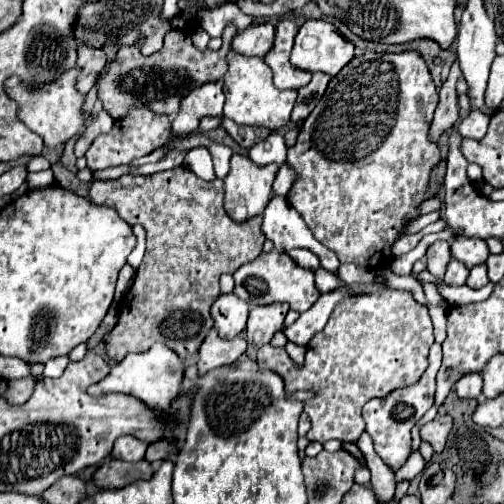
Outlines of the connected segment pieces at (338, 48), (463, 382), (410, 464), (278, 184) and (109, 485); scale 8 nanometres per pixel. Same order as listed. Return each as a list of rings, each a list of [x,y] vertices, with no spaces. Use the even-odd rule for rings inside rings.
[[[307,21],[291,51],[293,67],[305,71],[325,71],[335,77],[353,59],[353,43],[335,31],[327,21]]]
[[[469,373],[463,375],[457,383],[455,383],[455,393],[461,399],[475,399],[481,395],[481,375],[479,373]]]
[[[415,451],[409,459],[407,459],[407,463],[401,467],[401,469],[397,469],[395,471],[395,477],[397,477],[397,483],[401,483],[401,481],[405,481],[405,479],[413,479],[415,475],[419,475],[423,469],[425,469],[425,465],[423,465],[425,461],[423,461],[423,457],[419,455],[419,451]]]
[[[283,163],[281,169],[279,169],[279,173],[277,173],[277,177],[275,177],[275,183],[273,183],[275,195],[287,197],[287,193],[293,187],[293,183],[295,183],[295,171],[287,163]]]
[[[107,459],[93,473],[91,481],[99,489],[117,489],[117,487],[125,487],[125,485],[139,481],[139,479],[149,479],[151,475],[153,475],[153,467],[147,461],[127,463],[127,461]]]

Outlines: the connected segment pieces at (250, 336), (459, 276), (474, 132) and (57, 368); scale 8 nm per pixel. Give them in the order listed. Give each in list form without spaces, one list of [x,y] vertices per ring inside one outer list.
[[[285,303],[253,307],[249,313],[247,327],[245,327],[247,341],[253,343],[255,347],[267,345],[271,341],[271,337],[283,327],[287,311],[289,311],[289,305],[285,305]]]
[[[451,259],[443,277],[443,283],[447,285],[465,285],[469,271],[463,267],[463,263],[457,263],[457,259]]]
[[[471,111],[457,127],[457,131],[463,135],[463,137],[473,137],[473,139],[481,139],[487,131],[487,125],[489,125],[489,117],[483,115],[481,111]]]
[[[55,357],[55,359],[47,361],[43,375],[45,375],[45,377],[59,377],[59,375],[65,371],[67,363],[69,363],[67,357]]]

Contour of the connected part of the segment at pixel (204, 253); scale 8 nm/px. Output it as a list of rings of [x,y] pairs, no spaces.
[[[175,167],[153,175],[127,173],[113,181],[95,181],[89,189],[91,203],[113,207],[123,221],[129,225],[143,225],[147,231],[147,249],[141,267],[137,269],[135,281],[127,291],[119,307],[119,321],[105,341],[105,353],[111,361],[119,363],[127,353],[149,351],[153,343],[163,343],[173,347],[173,351],[183,359],[191,359],[201,347],[207,333],[213,329],[213,319],[209,315],[211,303],[219,297],[219,277],[223,273],[233,273],[241,265],[257,259],[265,237],[261,233],[261,217],[253,217],[247,223],[235,223],[223,209],[223,181],[215,179],[211,183],[199,179],[185,167]]]

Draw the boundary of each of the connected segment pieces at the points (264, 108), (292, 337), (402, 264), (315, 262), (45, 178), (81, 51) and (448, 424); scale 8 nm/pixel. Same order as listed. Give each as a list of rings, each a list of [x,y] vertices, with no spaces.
[[[231,51],[227,55],[227,73],[223,77],[225,97],[224,117],[230,118],[239,125],[265,125],[269,129],[281,129],[289,123],[291,109],[297,99],[297,91],[279,91],[273,87],[273,73],[269,65],[259,57],[247,57]]]
[[[347,287],[321,295],[321,297],[317,299],[317,303],[315,303],[313,309],[301,313],[301,317],[299,317],[293,325],[287,325],[287,327],[281,329],[283,335],[287,337],[287,341],[291,341],[291,343],[295,343],[295,345],[307,345],[307,343],[311,341],[311,337],[325,327],[329,315],[333,313],[333,307],[335,307],[341,299],[345,299],[345,297],[349,297],[349,295],[351,295],[351,293],[347,291]]]
[[[448,228],[439,233],[426,235],[413,250],[392,261],[393,271],[401,275],[411,274],[414,263],[425,256],[428,247],[434,241],[444,240],[448,242],[455,234],[458,234],[458,230]]]
[[[291,249],[289,257],[293,257],[295,261],[299,261],[299,267],[309,267],[311,271],[319,269],[319,259],[309,249]]]
[[[49,168],[40,172],[28,173],[26,180],[29,185],[29,190],[40,189],[54,182],[54,174],[52,169]]]
[[[81,45],[77,49],[77,67],[81,69],[81,75],[77,77],[77,91],[81,91],[81,95],[87,95],[91,91],[97,71],[103,69],[105,61],[107,61],[107,57],[105,57],[103,49],[93,49],[93,47],[85,47],[85,45]]]
[[[439,415],[431,423],[425,423],[419,427],[421,441],[427,441],[435,453],[441,453],[445,449],[445,441],[451,427],[453,427],[453,419],[449,415]]]

